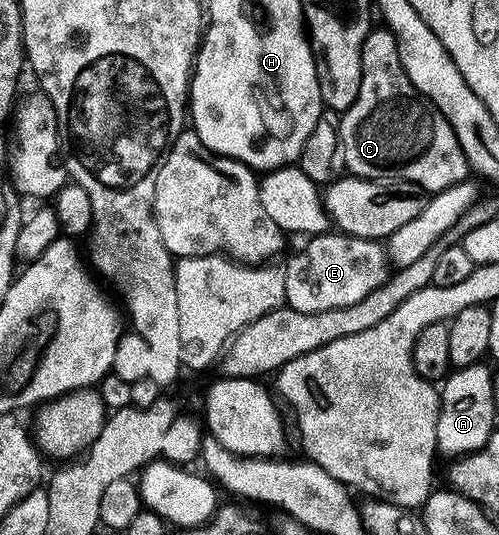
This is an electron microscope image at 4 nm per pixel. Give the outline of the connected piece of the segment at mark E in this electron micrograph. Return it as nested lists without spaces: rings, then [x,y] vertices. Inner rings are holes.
[[[326,232],[310,237],[309,242],[289,263],[284,263],[285,302],[299,312],[327,312],[327,308],[347,308],[359,304],[363,296],[371,296],[391,275],[391,263],[386,247],[380,241],[354,238],[342,232]]]

